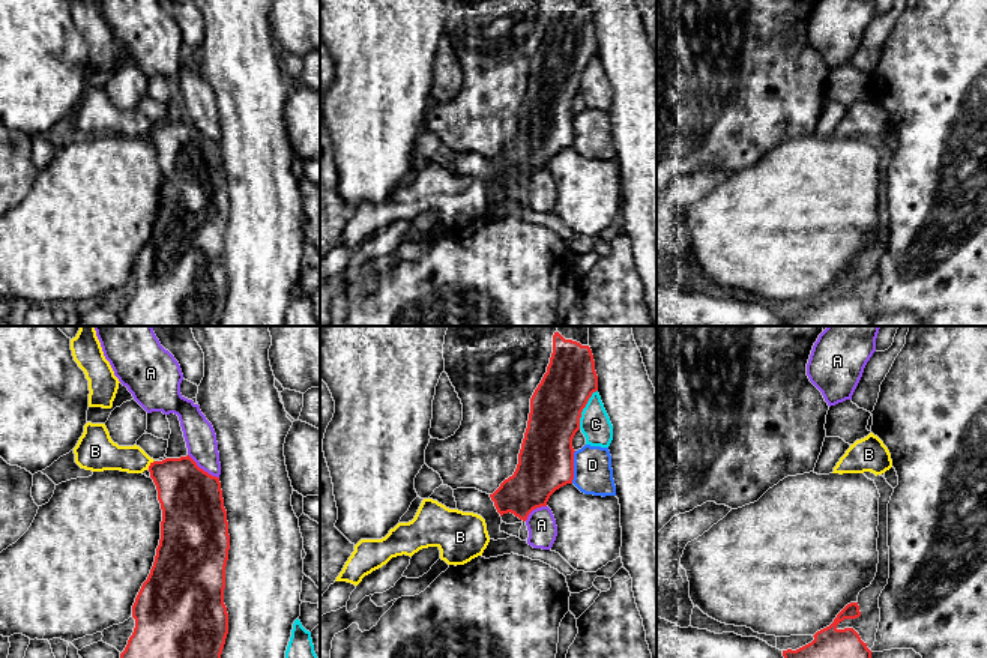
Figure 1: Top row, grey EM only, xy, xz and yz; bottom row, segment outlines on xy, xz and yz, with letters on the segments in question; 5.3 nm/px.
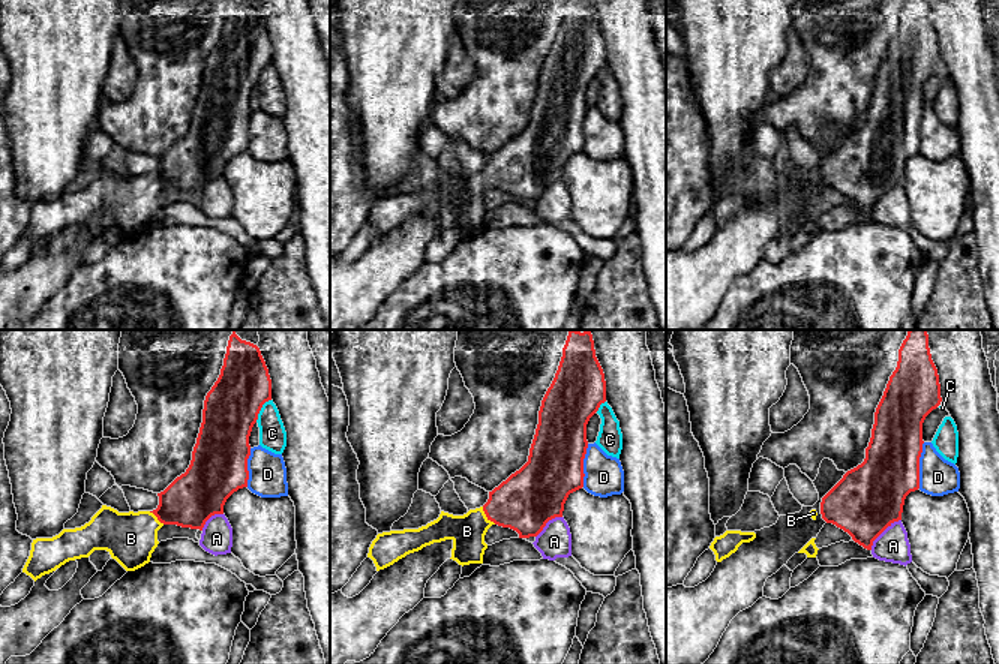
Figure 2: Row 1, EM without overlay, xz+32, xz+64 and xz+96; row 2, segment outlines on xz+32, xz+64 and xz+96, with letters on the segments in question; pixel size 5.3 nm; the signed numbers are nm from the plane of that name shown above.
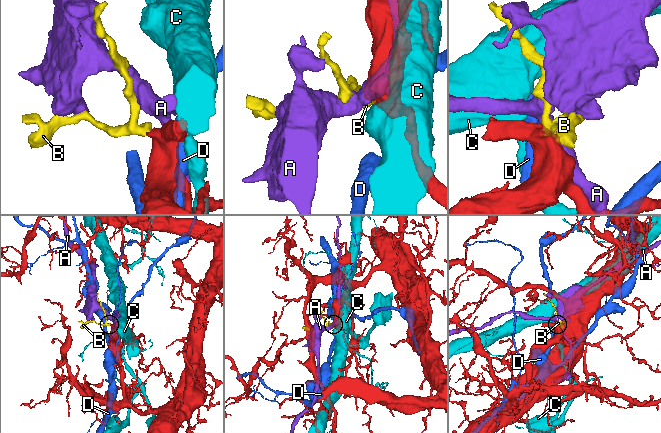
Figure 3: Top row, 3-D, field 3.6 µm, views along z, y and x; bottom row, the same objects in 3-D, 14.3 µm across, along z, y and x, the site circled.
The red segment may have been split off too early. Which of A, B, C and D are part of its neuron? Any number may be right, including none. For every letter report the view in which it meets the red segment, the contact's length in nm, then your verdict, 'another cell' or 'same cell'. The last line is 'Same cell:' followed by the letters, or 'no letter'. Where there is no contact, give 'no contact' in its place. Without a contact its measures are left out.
A: meets red in xy; contact 220 nm long; another cell
B: meets red in xy; contact 60 nm long; same cell
C: meets red in xz; contact 240 nm long; another cell
D: meets red in xz; contact 180 nm long; another cell
Same cell: B

